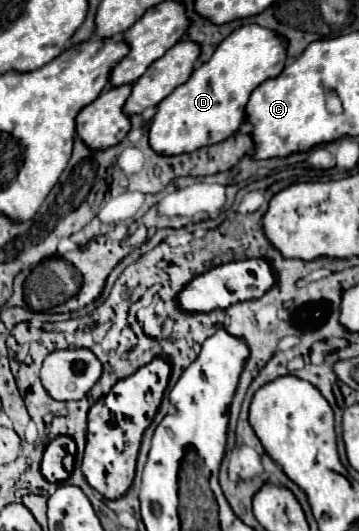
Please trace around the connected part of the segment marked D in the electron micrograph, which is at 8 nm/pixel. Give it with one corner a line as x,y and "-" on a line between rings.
256,25
236,29
216,47
210,61
194,69
186,83
158,103
148,131
150,147
158,155
182,155
228,139
244,123
244,107
250,93
266,79
278,77
284,61
284,43
272,31

